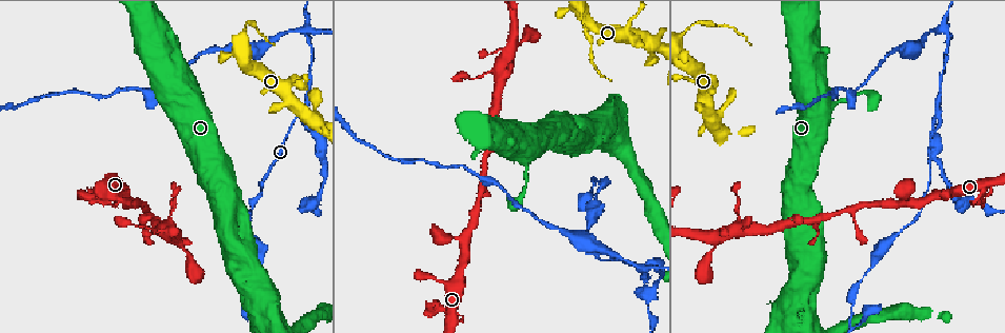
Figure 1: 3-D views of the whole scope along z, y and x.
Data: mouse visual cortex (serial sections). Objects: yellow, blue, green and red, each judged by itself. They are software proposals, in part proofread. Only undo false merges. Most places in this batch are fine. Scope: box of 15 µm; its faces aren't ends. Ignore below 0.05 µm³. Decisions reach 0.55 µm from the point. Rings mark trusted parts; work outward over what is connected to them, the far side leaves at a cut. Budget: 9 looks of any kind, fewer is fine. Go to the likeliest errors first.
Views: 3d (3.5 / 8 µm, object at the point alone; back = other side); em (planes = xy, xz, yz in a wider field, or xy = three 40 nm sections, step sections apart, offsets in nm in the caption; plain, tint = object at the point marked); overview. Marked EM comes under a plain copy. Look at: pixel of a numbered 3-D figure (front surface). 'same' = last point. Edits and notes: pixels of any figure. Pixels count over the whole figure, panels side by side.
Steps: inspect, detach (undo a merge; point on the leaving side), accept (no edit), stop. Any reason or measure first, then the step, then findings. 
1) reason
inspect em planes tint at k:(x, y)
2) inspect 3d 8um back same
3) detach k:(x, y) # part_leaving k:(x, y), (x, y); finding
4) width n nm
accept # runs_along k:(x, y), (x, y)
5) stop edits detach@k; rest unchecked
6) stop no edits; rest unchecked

side arm on a straight run
inspect 3d 3.5um at 1:(936, 119)

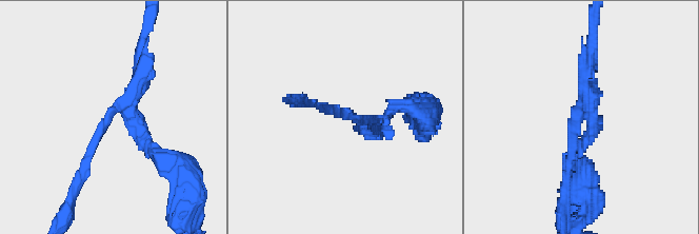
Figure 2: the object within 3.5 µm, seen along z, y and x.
arms 3; arm_widths 150, 150, 200 nm; shape alone is not enough
inspect em xy step 2 tint at 2:(354, 120)

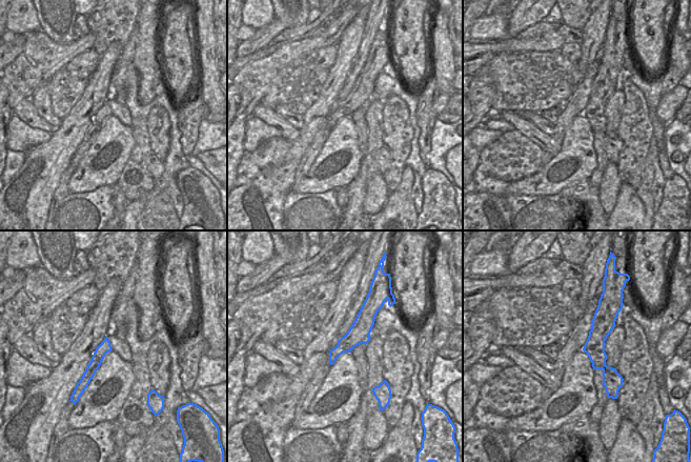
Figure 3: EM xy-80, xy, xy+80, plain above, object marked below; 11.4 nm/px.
detach 2:(583, 144) # two cells meet here

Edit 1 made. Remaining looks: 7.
inspect overview

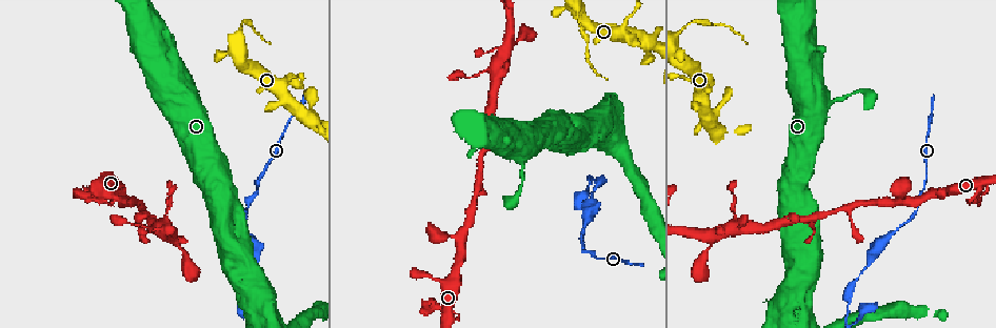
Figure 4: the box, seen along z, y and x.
sharp bend
inspect 3d 3.5um at 4:(845, 320)

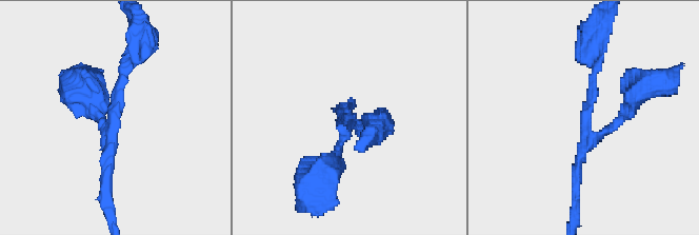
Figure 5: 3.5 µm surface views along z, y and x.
inspect em xy step 5 tint at 5:(112, 118)

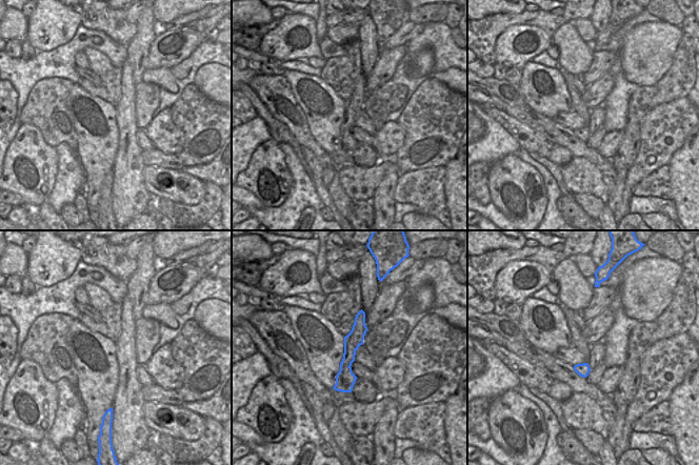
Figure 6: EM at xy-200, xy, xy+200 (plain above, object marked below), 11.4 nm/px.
cut it another way
inspect em planes tint same

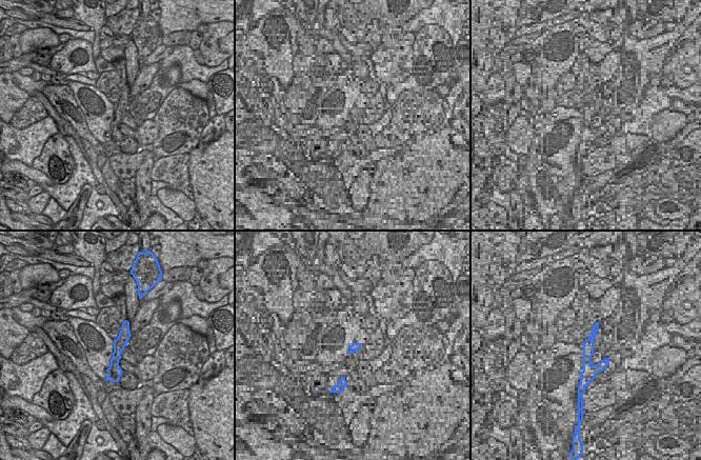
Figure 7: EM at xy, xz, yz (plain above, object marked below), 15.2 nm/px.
accept # runs_along 5:(136, 57), (107, 137), (94, 112); continuous, no second cell

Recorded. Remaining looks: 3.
four-way junction
inspect 3d 3.5um at 4:(739, 228)

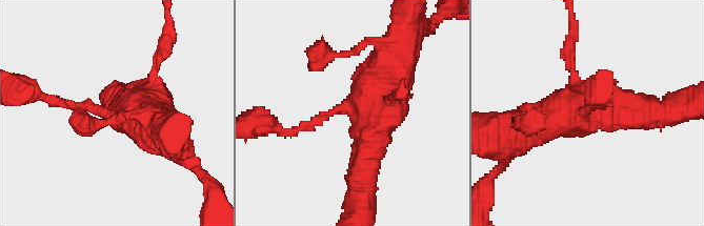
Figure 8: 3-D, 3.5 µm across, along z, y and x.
arms 4; arm_widths 150, 150, 400, 600 nm; need the tissue
inspect em xy step 1 tint at 8:(353, 109)

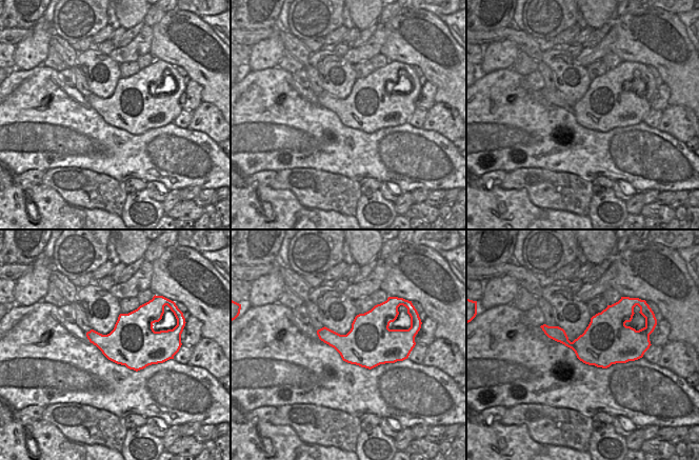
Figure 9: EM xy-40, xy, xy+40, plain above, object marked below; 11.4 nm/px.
accept # runs_along 8:(360, 191), (369, 86), (393, 59); all the same cell

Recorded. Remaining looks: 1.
stop edits detach@2; rest unchecked

